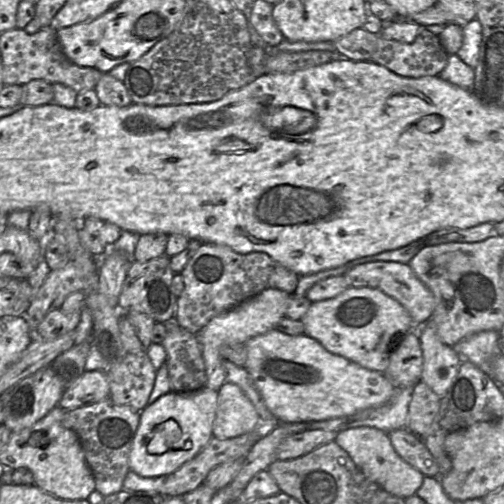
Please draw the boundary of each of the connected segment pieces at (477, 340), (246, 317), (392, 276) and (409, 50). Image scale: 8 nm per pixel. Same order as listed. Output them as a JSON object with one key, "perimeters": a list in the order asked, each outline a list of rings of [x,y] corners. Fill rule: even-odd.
{"perimeters":[[[[480,331],[472,334],[452,346],[461,361],[469,361],[492,376],[493,360],[500,354],[498,347],[499,333],[496,331]]],[[[265,289],[256,296],[244,301],[235,308],[212,318],[197,334],[203,351],[203,359],[207,372],[206,387],[219,391],[226,382],[224,359],[220,348],[225,345],[243,343],[249,339],[275,329],[279,321],[286,317],[286,309],[290,294],[279,289]]],[[[374,261],[359,264],[348,270],[344,277],[349,287],[375,288],[398,301],[409,313],[415,330],[429,321],[435,309],[436,301],[432,292],[416,277],[408,263]]],[[[424,29],[412,43],[379,37],[378,48],[370,62],[402,77],[420,78],[440,75],[448,64],[448,57],[440,38]]]]}

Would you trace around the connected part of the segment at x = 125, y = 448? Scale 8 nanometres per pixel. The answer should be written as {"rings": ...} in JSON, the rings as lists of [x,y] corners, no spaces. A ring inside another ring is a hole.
{"rings":[[[110,397],[73,410],[66,411],[66,426],[79,438],[86,463],[94,479],[95,490],[104,498],[123,490],[123,481],[130,471],[129,452],[140,422],[140,412],[118,406]]]}

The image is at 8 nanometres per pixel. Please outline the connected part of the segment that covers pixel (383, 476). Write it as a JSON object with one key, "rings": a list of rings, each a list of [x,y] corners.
{"rings":[[[372,427],[352,428],[339,432],[334,442],[348,453],[369,480],[392,495],[406,499],[414,495],[422,485],[425,476],[396,453],[388,434],[382,430]]]}

